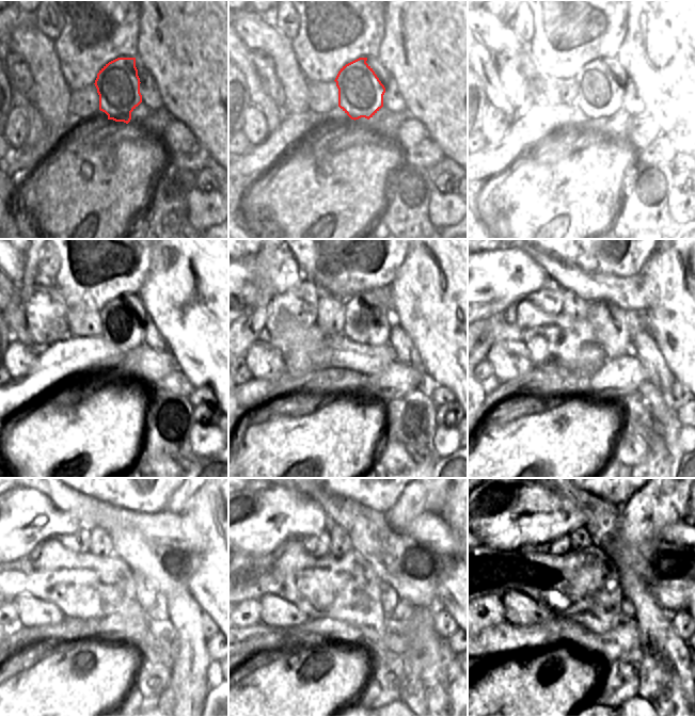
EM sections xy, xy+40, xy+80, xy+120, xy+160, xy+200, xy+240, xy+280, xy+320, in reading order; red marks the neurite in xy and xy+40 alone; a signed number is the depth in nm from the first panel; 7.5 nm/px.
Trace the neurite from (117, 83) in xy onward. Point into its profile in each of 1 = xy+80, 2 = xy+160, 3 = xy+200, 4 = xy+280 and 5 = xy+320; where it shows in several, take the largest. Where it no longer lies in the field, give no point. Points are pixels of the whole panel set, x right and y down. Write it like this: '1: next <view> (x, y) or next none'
1: next xy+80 (600, 94)
2: next xy+160 (363, 324)
3: next xy+200 (607, 320)
4: next xy+280 (390, 599)
5: next xy+320 (628, 608)

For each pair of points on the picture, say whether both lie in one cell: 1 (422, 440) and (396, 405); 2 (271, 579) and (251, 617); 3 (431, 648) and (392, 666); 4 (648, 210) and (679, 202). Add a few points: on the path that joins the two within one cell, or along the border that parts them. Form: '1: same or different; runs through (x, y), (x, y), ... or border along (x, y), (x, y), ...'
1: same; runs through (414, 431), (412, 421), (405, 414)
2: different; border along (258, 599), (246, 599), (239, 603)
3: different; border along (403, 655), (403, 681), (398, 686)
4: different; border along (673, 186), (669, 192), (669, 216), (679, 226)

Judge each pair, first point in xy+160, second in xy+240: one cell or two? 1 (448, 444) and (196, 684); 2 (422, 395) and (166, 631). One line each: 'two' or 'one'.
1: two
2: one

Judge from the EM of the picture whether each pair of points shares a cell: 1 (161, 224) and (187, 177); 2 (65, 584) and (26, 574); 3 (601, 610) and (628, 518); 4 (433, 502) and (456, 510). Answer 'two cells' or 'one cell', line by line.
1: one cell
2: one cell
3: two cells
4: two cells

